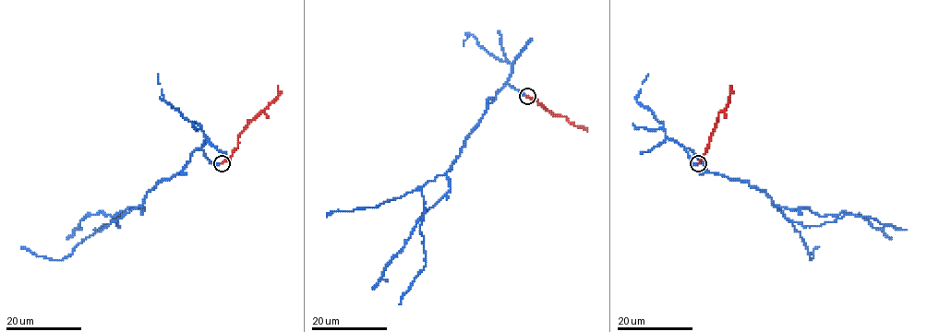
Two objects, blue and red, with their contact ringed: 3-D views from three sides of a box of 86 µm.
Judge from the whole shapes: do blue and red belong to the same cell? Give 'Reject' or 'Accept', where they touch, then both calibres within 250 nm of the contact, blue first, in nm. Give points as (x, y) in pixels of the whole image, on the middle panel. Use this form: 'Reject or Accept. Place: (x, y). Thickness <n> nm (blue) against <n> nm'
Accept. Place: (527, 96). Thickness 190 nm (blue) against 200 nm

